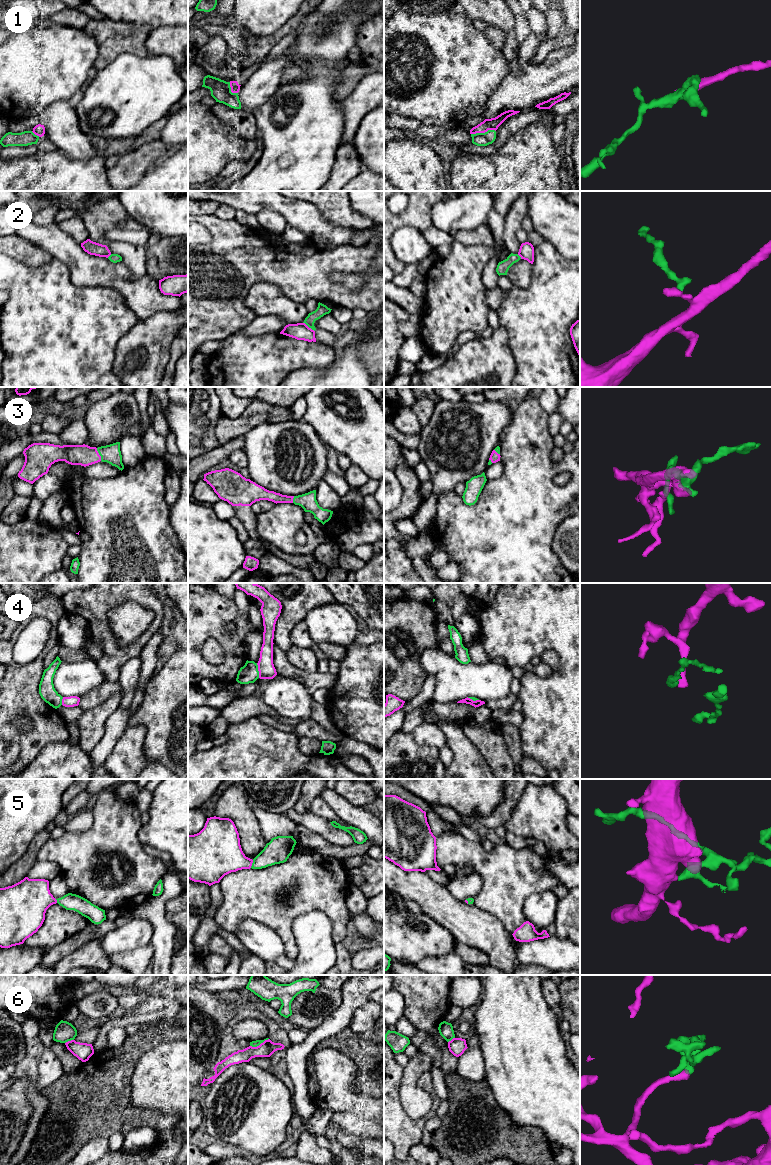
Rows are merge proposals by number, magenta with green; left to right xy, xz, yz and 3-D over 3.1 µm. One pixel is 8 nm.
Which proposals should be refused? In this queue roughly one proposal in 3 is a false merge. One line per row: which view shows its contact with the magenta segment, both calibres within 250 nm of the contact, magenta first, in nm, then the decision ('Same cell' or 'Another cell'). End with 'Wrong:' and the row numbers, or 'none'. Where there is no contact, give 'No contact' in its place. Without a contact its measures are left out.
1: Touches magenta in yz. Thickness 100 nm (magenta) against 110 nm. Another cell
2: Touches magenta in xz. Thickness 140 nm (magenta) against 90 nm. Another cell
3: Touches magenta in xy. Thickness 170 nm (magenta) against 150 nm. Same cell
4: Touches magenta in xz. Thickness 130 nm (magenta) against 150 nm. Another cell
5: Touches magenta in xz. Thickness 320 nm (magenta) against 200 nm. Same cell
6: Touches magenta in xz. Thickness 120 nm (magenta) against 50 nm. Another cell
Wrong: 1, 2, 4, 6

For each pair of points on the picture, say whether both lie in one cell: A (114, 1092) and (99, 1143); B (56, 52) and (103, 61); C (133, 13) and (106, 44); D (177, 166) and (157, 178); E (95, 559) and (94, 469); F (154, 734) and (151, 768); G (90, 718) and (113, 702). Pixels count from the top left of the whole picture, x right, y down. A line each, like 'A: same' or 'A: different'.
A: different
B: different
C: different
D: same
E: different
F: different
G: same

